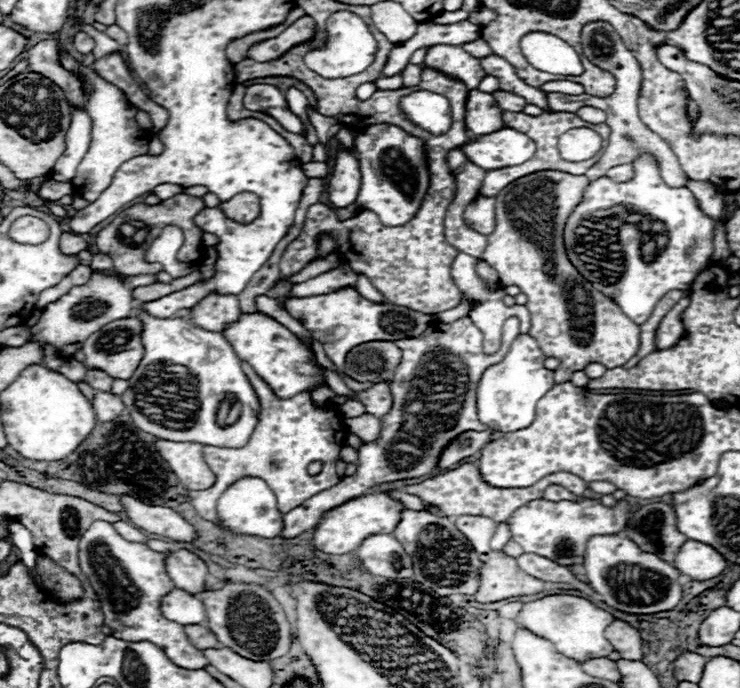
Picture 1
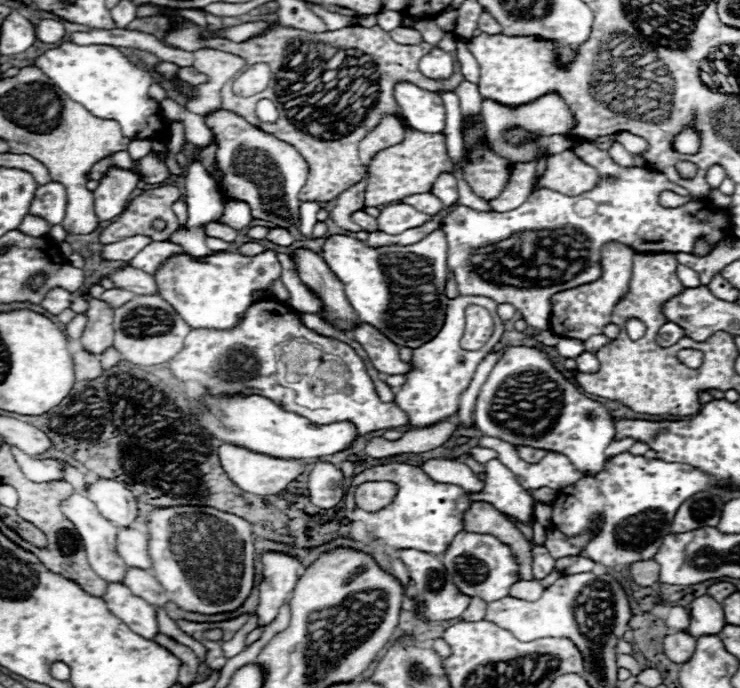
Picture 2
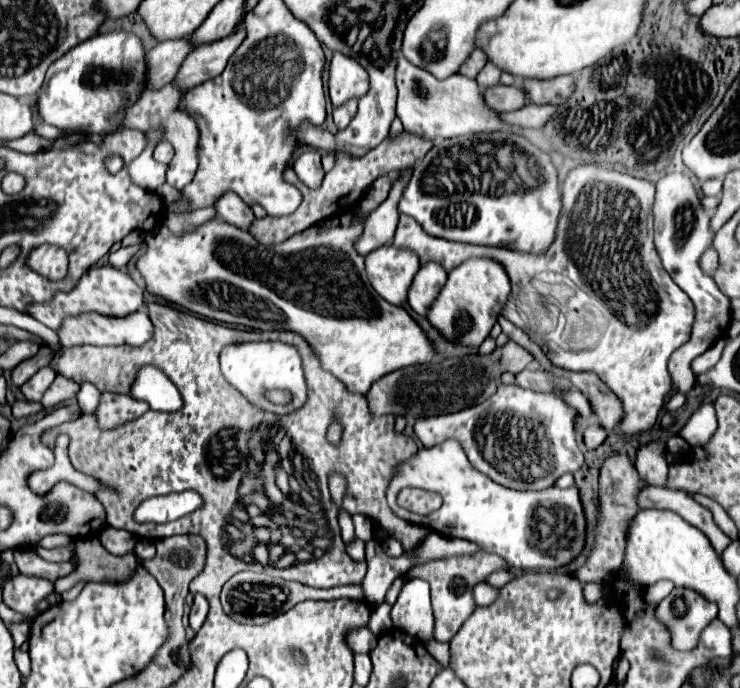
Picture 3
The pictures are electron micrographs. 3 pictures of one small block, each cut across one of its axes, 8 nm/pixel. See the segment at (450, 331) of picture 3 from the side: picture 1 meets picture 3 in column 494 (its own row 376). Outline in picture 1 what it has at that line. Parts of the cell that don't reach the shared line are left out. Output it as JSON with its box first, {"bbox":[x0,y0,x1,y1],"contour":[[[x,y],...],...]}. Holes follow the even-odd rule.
{"bbox":[222,312,324,398],"contour":[[[262,312],[240,314],[240,318],[224,328],[222,334],[232,344],[238,358],[242,362],[248,362],[280,398],[296,396],[304,390],[316,390],[316,386],[324,382],[322,372],[310,362],[310,350],[280,322]]]}

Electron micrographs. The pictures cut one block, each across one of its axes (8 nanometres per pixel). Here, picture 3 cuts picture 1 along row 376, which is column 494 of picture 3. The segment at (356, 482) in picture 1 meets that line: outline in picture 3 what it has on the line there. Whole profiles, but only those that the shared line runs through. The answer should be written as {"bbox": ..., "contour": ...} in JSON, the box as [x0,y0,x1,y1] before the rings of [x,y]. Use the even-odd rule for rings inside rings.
{"bbox":[414,384,584,490],"contour":[[[502,384],[496,390],[496,394],[482,404],[476,404],[472,408],[466,408],[454,414],[442,414],[442,416],[432,416],[428,420],[416,420],[414,432],[424,446],[436,446],[444,440],[460,442],[470,464],[506,488],[542,490],[546,486],[552,486],[562,474],[576,472],[584,464],[584,456],[582,456],[582,450],[578,448],[576,430],[574,430],[576,416],[578,416],[578,410],[566,406],[564,400],[556,394],[534,392],[534,390]]]}

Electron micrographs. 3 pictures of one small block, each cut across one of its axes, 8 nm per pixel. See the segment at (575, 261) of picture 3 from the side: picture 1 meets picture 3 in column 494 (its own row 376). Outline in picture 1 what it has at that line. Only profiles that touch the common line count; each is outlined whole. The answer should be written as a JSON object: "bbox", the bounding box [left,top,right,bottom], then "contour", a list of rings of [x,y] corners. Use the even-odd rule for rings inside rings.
{"bbox":[190,362,348,524],"contour":[[[242,362],[242,372],[248,376],[248,380],[254,386],[256,396],[260,400],[260,420],[244,448],[214,448],[214,446],[204,448],[204,458],[206,458],[208,466],[212,468],[212,472],[216,474],[216,484],[208,490],[190,492],[190,502],[192,502],[194,510],[204,520],[210,520],[214,524],[220,524],[218,512],[216,512],[218,498],[230,484],[238,482],[244,476],[262,478],[276,494],[278,510],[282,514],[300,506],[306,498],[314,496],[316,492],[328,490],[342,480],[334,466],[334,462],[340,456],[340,448],[346,442],[346,434],[348,434],[342,414],[336,412],[332,408],[332,404],[316,406],[312,402],[312,392],[300,392],[298,396],[292,396],[286,400],[278,398],[272,392],[272,388],[246,362]],[[314,460],[322,460],[326,464],[324,464],[322,474],[316,480],[310,480],[306,468]]]}

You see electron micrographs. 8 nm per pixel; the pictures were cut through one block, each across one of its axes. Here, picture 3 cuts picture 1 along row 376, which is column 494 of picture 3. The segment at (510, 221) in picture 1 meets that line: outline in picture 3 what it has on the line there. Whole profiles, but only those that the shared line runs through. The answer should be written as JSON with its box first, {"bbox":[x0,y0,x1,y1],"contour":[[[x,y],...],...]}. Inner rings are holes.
{"bbox":[408,552,508,642],"contour":[[[476,552],[468,556],[448,556],[440,560],[432,560],[428,564],[414,566],[408,576],[418,576],[430,584],[432,592],[432,608],[434,608],[434,638],[438,642],[450,642],[450,638],[460,630],[462,622],[474,612],[476,604],[472,600],[472,588],[478,582],[484,582],[488,574],[494,570],[506,568],[508,564],[494,554]]]}

